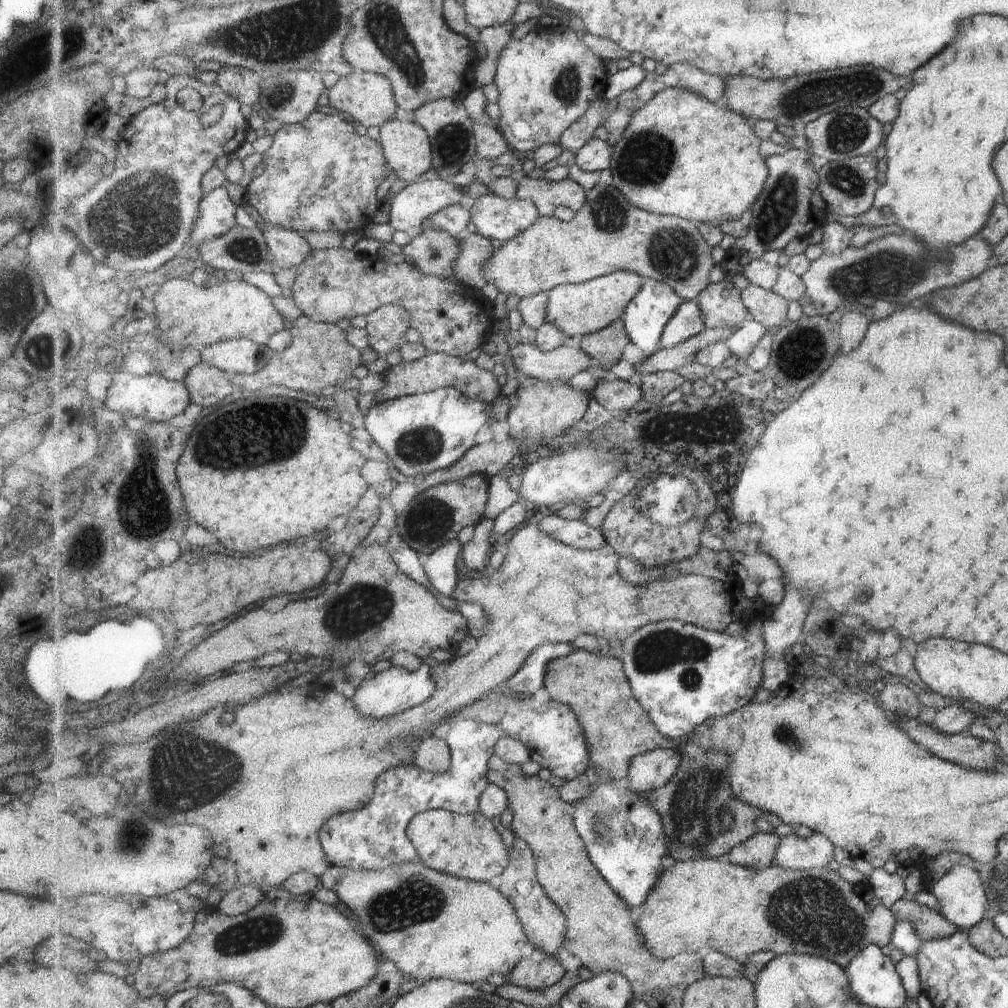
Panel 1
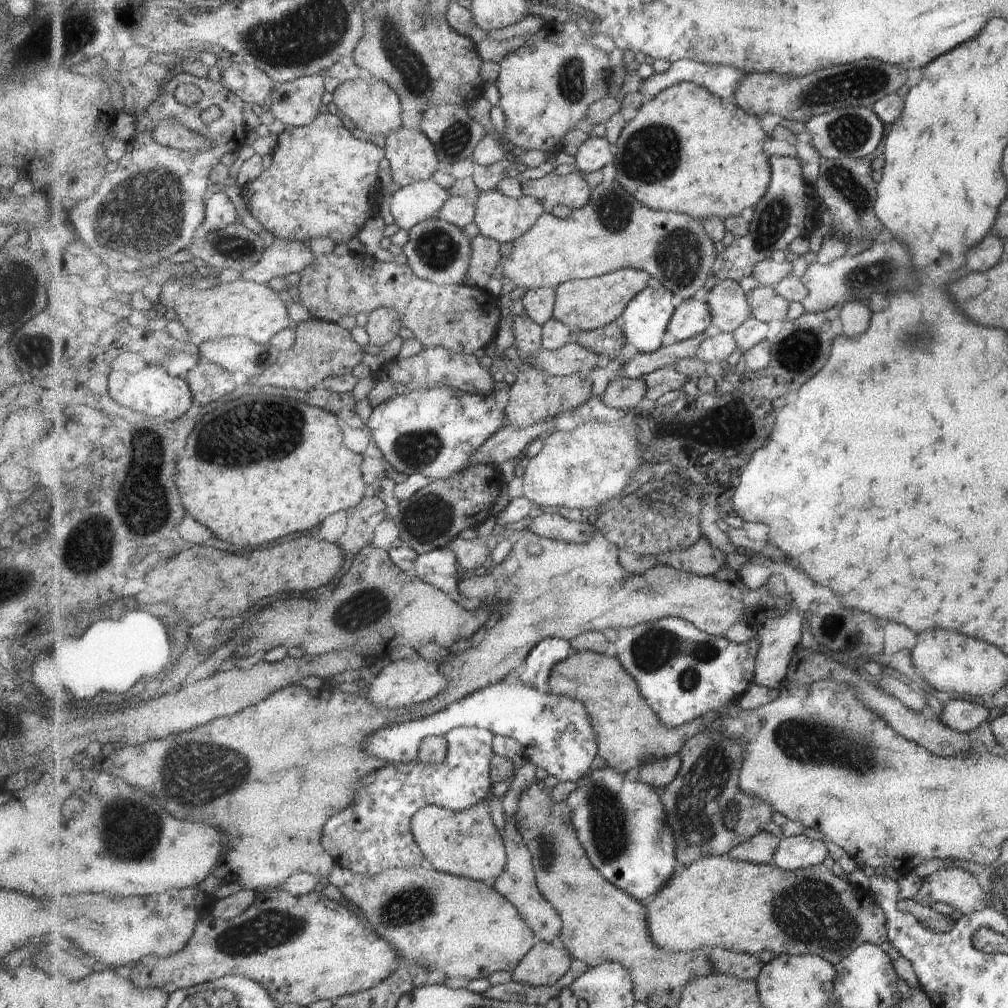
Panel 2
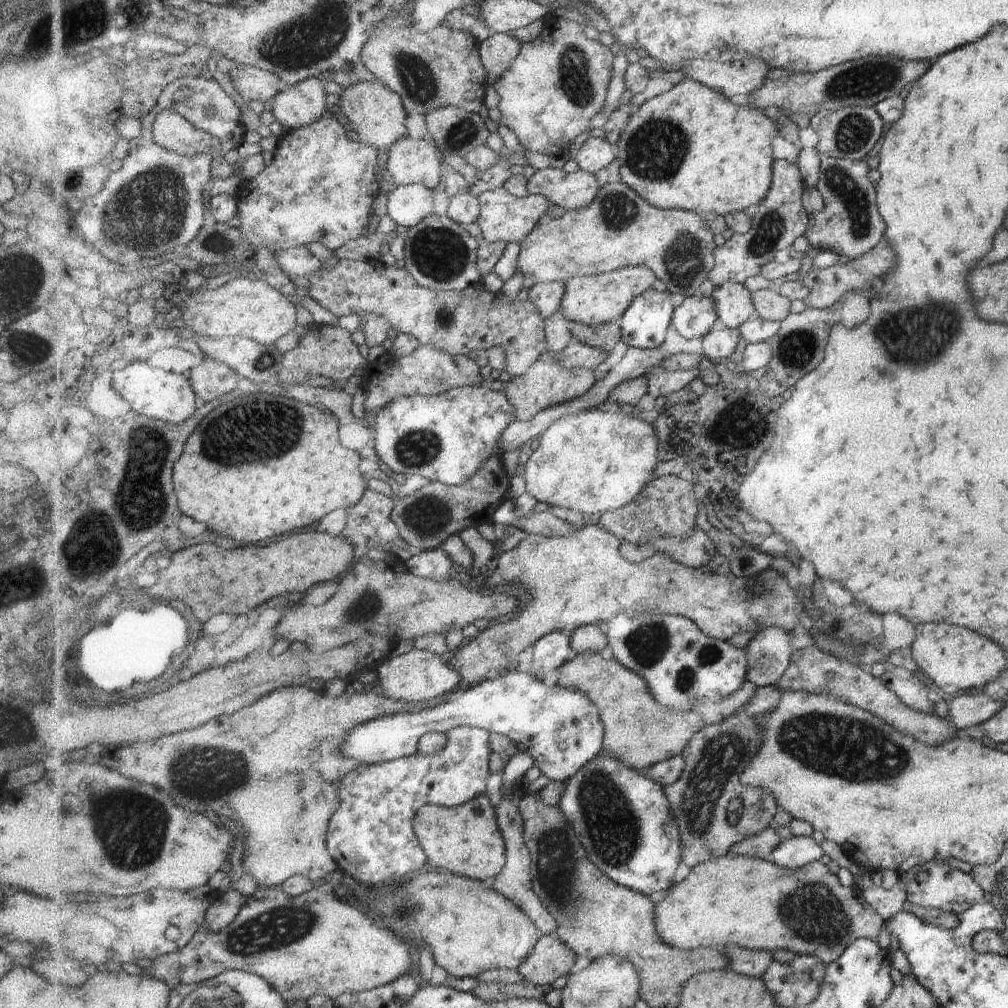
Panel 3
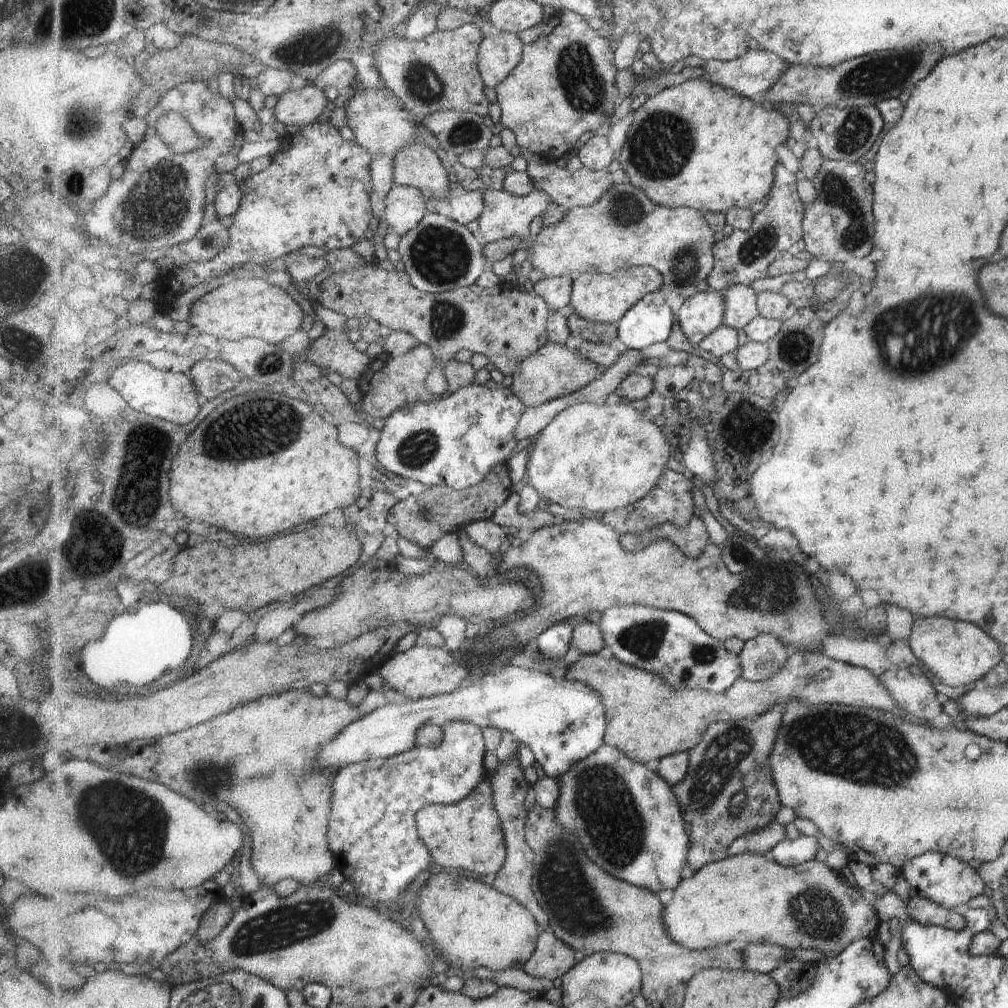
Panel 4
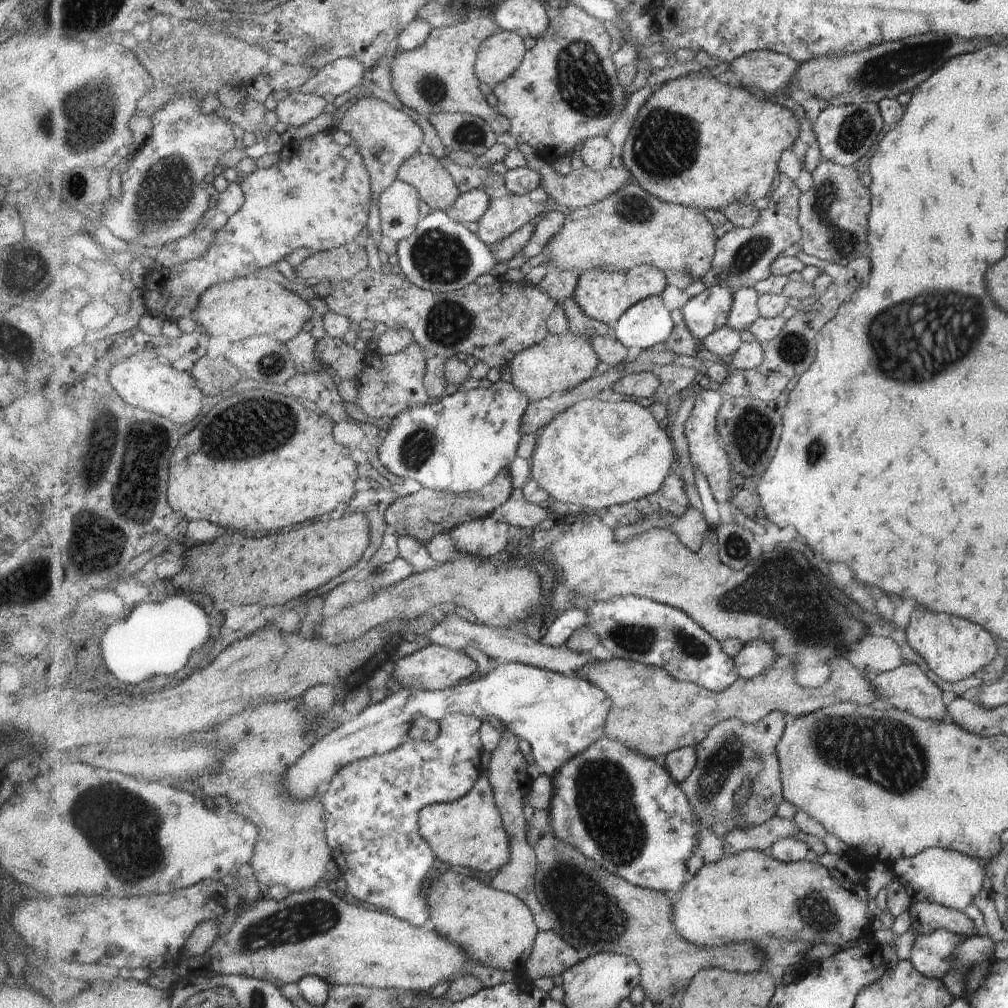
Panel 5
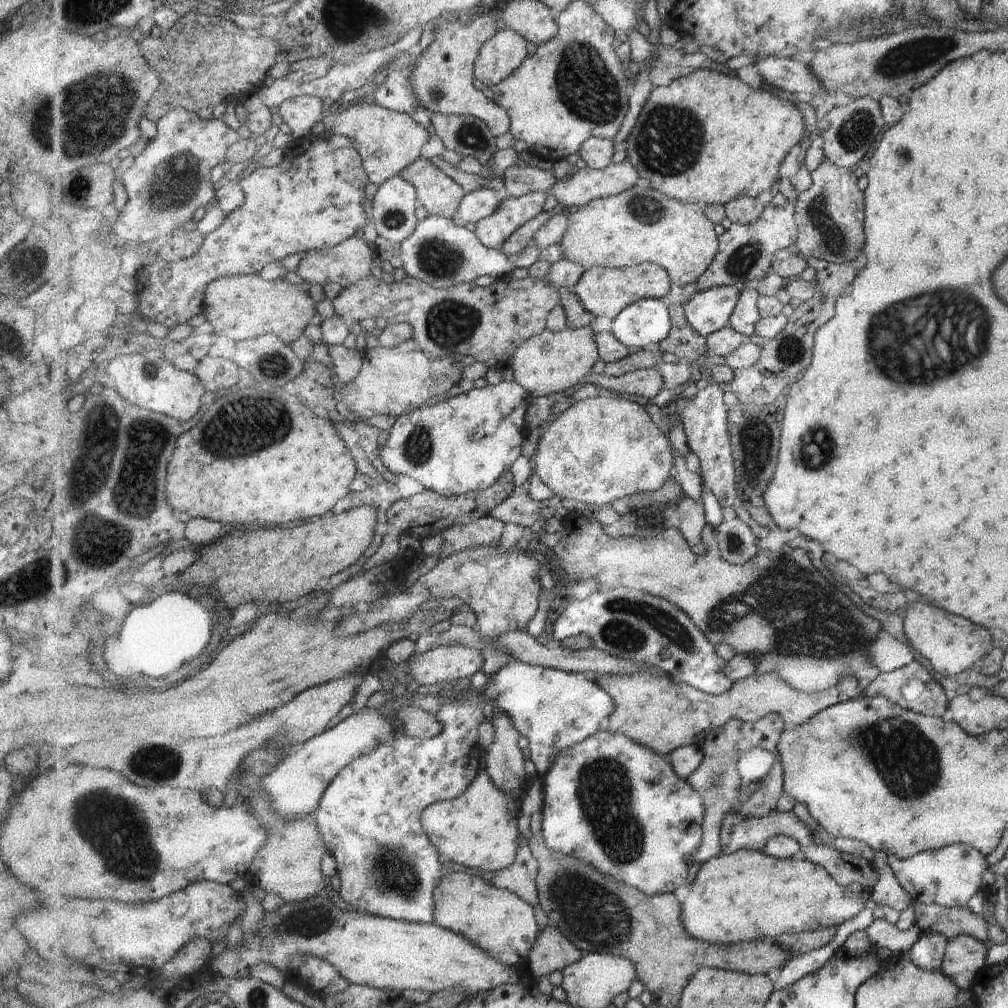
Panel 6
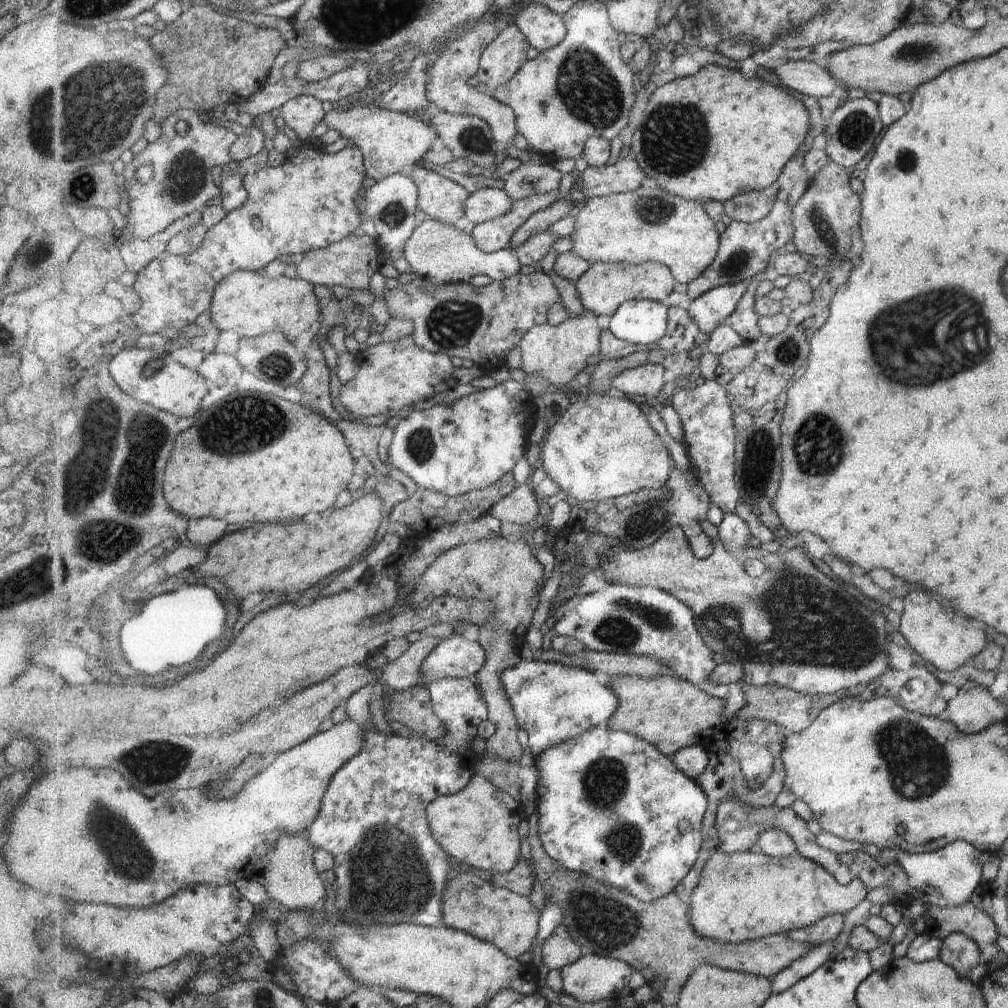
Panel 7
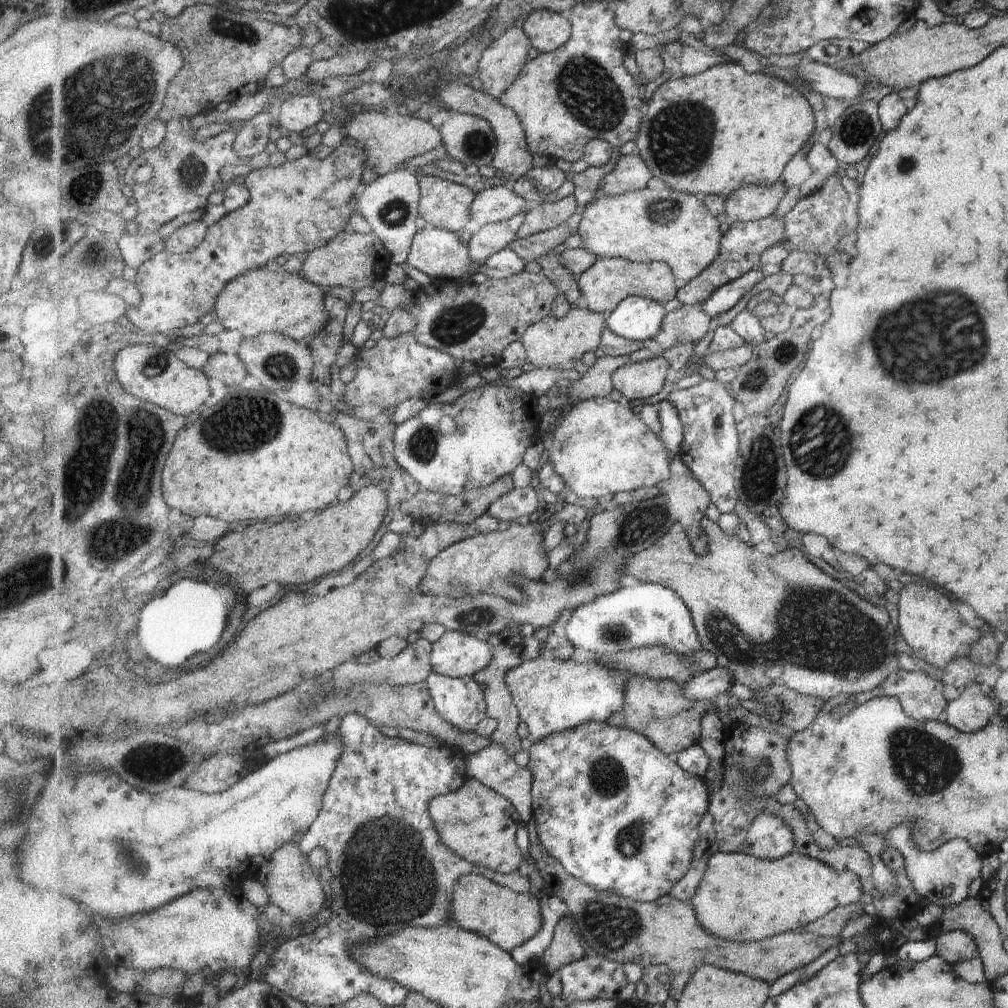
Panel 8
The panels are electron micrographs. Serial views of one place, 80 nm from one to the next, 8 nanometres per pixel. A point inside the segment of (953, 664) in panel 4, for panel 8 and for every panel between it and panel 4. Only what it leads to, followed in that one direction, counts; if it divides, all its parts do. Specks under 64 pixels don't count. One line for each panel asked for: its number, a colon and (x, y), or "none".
5: (953, 649)
6: (950, 644)
7: (930, 628)
8: (926, 623)

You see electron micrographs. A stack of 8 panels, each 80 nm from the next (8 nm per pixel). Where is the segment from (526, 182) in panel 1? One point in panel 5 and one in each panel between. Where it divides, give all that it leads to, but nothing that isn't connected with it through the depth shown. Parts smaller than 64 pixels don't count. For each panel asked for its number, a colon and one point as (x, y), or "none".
2: (571, 190)
3: (571, 191)
4: (582, 188)
5: (580, 188)

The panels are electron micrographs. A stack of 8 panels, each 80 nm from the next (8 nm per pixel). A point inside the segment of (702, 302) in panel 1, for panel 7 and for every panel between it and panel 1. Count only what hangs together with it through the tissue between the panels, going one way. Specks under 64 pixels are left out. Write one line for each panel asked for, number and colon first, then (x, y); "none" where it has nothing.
2: (728, 303)
3: (734, 304)
4: (741, 301)
5: (745, 310)
6: (746, 314)
7: (745, 319)

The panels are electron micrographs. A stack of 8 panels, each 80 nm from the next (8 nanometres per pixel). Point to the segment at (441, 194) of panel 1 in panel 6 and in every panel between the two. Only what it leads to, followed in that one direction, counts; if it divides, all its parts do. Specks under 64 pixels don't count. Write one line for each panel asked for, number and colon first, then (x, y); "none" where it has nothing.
2: (411, 205)
3: (407, 205)
4: (406, 205)
5: (401, 209)
6: (396, 210)

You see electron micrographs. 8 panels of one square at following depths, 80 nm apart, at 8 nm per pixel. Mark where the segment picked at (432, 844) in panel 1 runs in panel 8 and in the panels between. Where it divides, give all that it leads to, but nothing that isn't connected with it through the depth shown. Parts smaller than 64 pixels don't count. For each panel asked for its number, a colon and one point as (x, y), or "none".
2: (466, 844)
3: (467, 840)
4: (468, 835)
5: (470, 832)
6: (478, 829)
7: (480, 825)
8: (477, 822)

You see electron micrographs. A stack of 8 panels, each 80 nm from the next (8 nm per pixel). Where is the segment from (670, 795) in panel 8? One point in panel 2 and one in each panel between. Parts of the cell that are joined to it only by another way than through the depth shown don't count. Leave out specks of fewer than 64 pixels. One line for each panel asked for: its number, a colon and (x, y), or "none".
2: (622, 824)
3: (624, 819)
4: (629, 820)
5: (626, 812)
6: (609, 801)
7: (611, 805)

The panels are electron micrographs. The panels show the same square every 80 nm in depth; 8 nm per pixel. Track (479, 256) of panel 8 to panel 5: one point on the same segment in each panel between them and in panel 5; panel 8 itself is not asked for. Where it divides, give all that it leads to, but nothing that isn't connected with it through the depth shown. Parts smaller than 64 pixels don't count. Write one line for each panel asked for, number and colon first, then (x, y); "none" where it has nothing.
5: (508, 213)
6: (493, 231)
7: (495, 234)

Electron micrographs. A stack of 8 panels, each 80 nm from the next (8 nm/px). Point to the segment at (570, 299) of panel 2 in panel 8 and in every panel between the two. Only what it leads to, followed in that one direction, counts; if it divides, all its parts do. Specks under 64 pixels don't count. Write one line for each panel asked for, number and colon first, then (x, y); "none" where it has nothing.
3: (598, 300)
4: (605, 297)
5: (605, 295)
6: (606, 292)
7: (605, 287)
8: (608, 282)

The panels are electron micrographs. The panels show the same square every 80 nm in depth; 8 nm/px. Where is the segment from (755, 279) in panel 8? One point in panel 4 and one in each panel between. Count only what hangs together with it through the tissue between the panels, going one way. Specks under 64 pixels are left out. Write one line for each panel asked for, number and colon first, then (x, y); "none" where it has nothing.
4: (702, 314)
5: (708, 311)
6: (710, 310)
7: (710, 310)

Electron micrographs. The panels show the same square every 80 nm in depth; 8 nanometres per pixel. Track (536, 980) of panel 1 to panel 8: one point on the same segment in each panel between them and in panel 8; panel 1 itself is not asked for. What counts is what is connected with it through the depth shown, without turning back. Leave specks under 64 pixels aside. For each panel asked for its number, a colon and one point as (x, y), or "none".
2: (547, 963)
3: (552, 958)
4: (553, 958)
5: (552, 955)
6: (553, 952)
7: (560, 950)
8: (565, 948)

